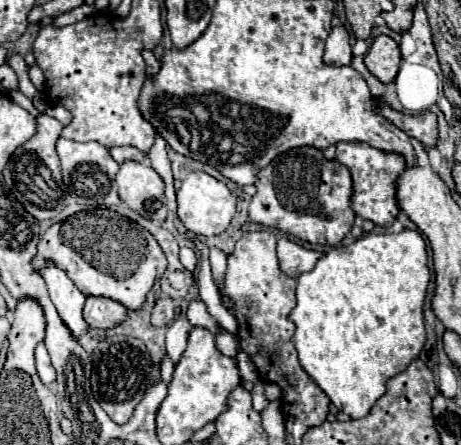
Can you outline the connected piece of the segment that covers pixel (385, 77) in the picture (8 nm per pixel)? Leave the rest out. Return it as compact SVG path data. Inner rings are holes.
M384 34L376 36L368 54L364 56L366 68L384 84L396 78L400 62L402 62L402 54L400 54L398 44L390 36L384 36Z

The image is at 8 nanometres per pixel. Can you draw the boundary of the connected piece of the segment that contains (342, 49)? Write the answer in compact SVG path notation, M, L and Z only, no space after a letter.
M344 26L332 28L328 40L326 40L326 54L324 62L332 66L344 66L352 62L352 50L350 50L350 34Z

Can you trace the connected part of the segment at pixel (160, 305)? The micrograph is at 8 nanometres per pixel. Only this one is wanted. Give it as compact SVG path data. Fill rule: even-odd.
M162 296L156 300L152 310L152 324L154 326L168 326L174 320L174 300L168 296Z

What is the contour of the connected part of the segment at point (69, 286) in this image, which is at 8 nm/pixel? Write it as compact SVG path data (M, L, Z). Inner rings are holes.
M46 262L42 274L44 274L44 280L50 290L50 298L56 306L60 318L70 328L70 332L76 338L80 338L90 328L82 318L82 308L84 308L86 296L74 286L74 282L66 276L66 272L60 270L54 262Z

